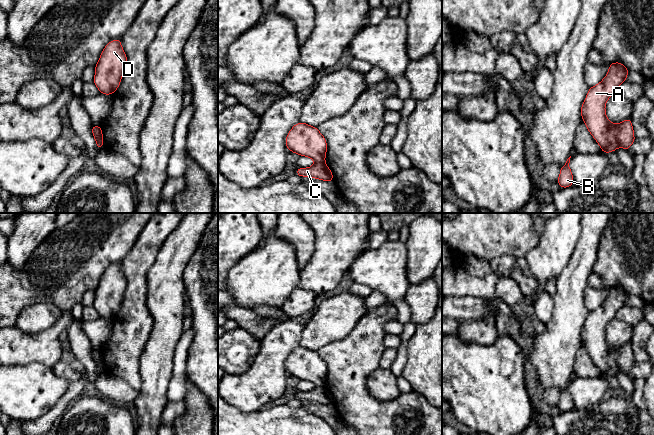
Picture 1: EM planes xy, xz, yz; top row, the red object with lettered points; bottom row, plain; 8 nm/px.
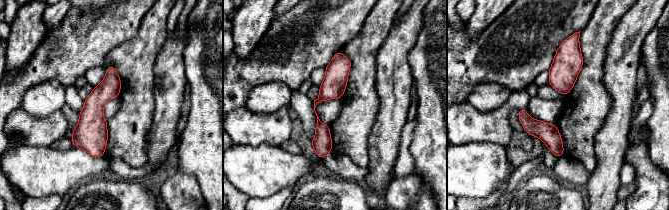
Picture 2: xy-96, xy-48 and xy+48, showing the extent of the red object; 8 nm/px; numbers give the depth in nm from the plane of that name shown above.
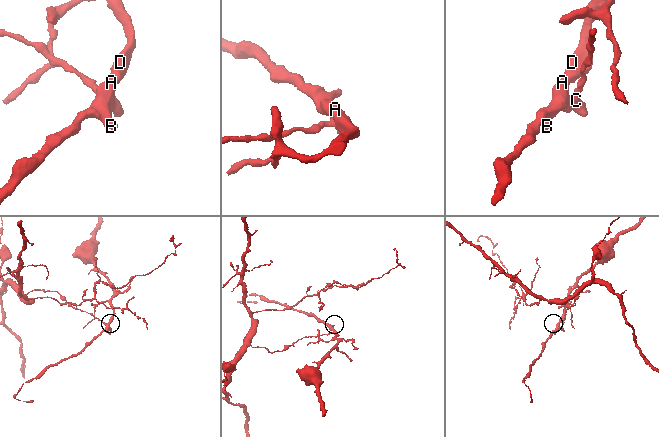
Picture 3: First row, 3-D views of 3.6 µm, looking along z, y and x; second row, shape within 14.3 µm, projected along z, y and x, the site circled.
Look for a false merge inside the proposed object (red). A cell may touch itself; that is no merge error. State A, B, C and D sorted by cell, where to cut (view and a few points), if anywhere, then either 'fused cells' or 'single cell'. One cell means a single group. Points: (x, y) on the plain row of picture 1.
A B D / C | yz (616, 349), (616, 365), (618, 368) | fused cells

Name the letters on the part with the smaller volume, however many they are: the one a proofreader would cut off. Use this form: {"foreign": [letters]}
{"foreign": ["C"]}

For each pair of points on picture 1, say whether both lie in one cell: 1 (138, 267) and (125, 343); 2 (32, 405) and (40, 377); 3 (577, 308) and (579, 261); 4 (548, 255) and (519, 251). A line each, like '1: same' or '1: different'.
1: same
2: same
3: same
4: different

